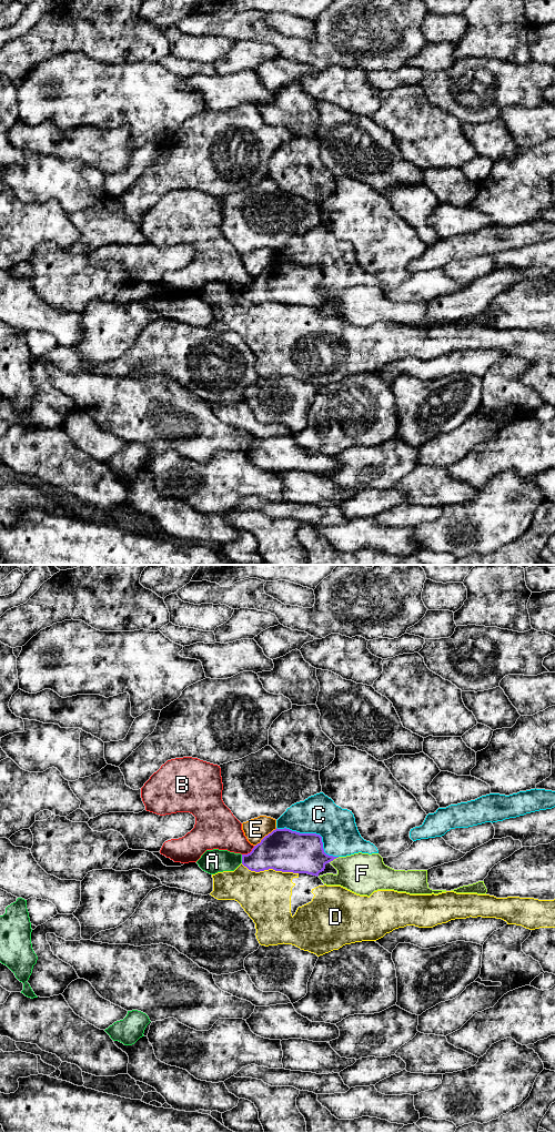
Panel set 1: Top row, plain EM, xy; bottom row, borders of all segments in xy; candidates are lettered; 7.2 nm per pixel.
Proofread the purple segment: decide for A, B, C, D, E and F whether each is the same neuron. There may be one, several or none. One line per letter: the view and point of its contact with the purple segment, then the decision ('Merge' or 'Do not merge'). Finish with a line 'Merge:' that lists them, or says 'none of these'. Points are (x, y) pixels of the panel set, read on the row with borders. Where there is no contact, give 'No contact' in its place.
A: Touches purple at xy (242, 859). Do not merge
B: Touches purple at xy (250, 852). Do not merge
C: Touches purple at xy (313, 833). Do not merge
D: Touches purple at xy (270, 868). Do not merge
E: Touches purple at xy (265, 836). Do not merge
F: Touches purple at xy (334, 858). Do not merge
Merge: none of these

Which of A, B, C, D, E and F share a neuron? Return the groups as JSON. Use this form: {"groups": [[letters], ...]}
{"groups": [["A"], ["B"], ["C"], ["D"], ["E"], ["F"]]}

